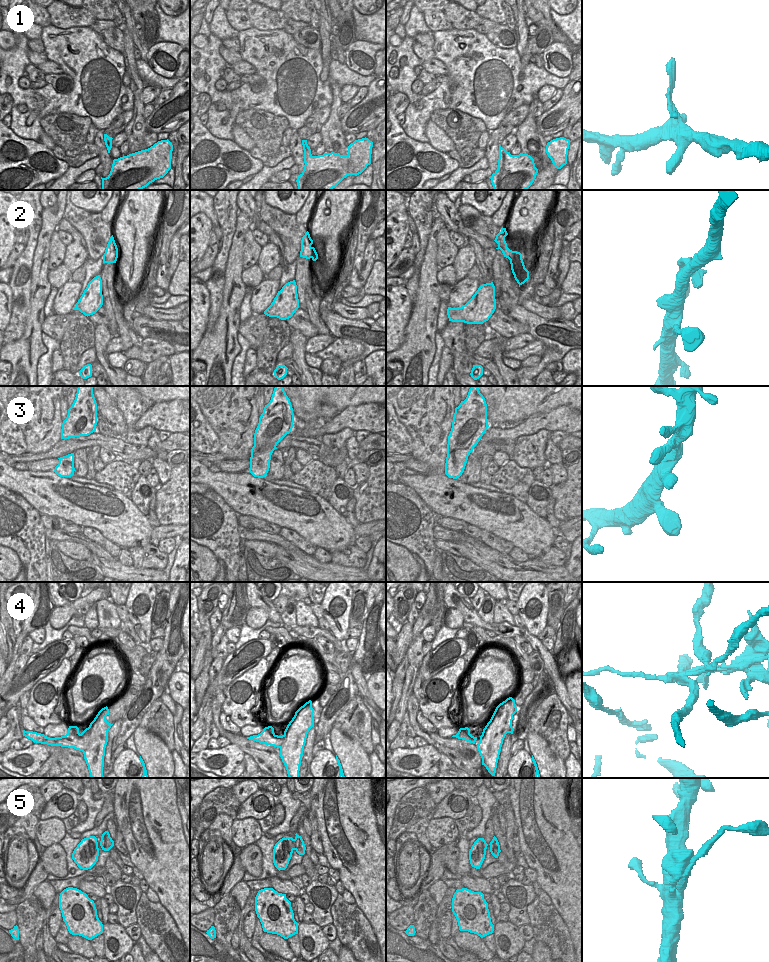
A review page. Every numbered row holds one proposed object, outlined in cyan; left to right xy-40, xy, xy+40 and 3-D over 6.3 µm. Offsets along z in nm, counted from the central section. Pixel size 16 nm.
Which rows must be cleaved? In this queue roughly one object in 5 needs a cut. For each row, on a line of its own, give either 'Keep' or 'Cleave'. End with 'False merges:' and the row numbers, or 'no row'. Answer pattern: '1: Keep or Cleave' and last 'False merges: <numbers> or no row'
1: Keep
2: Keep
3: Keep
4: Cleave
5: Keep
False merges: 4

